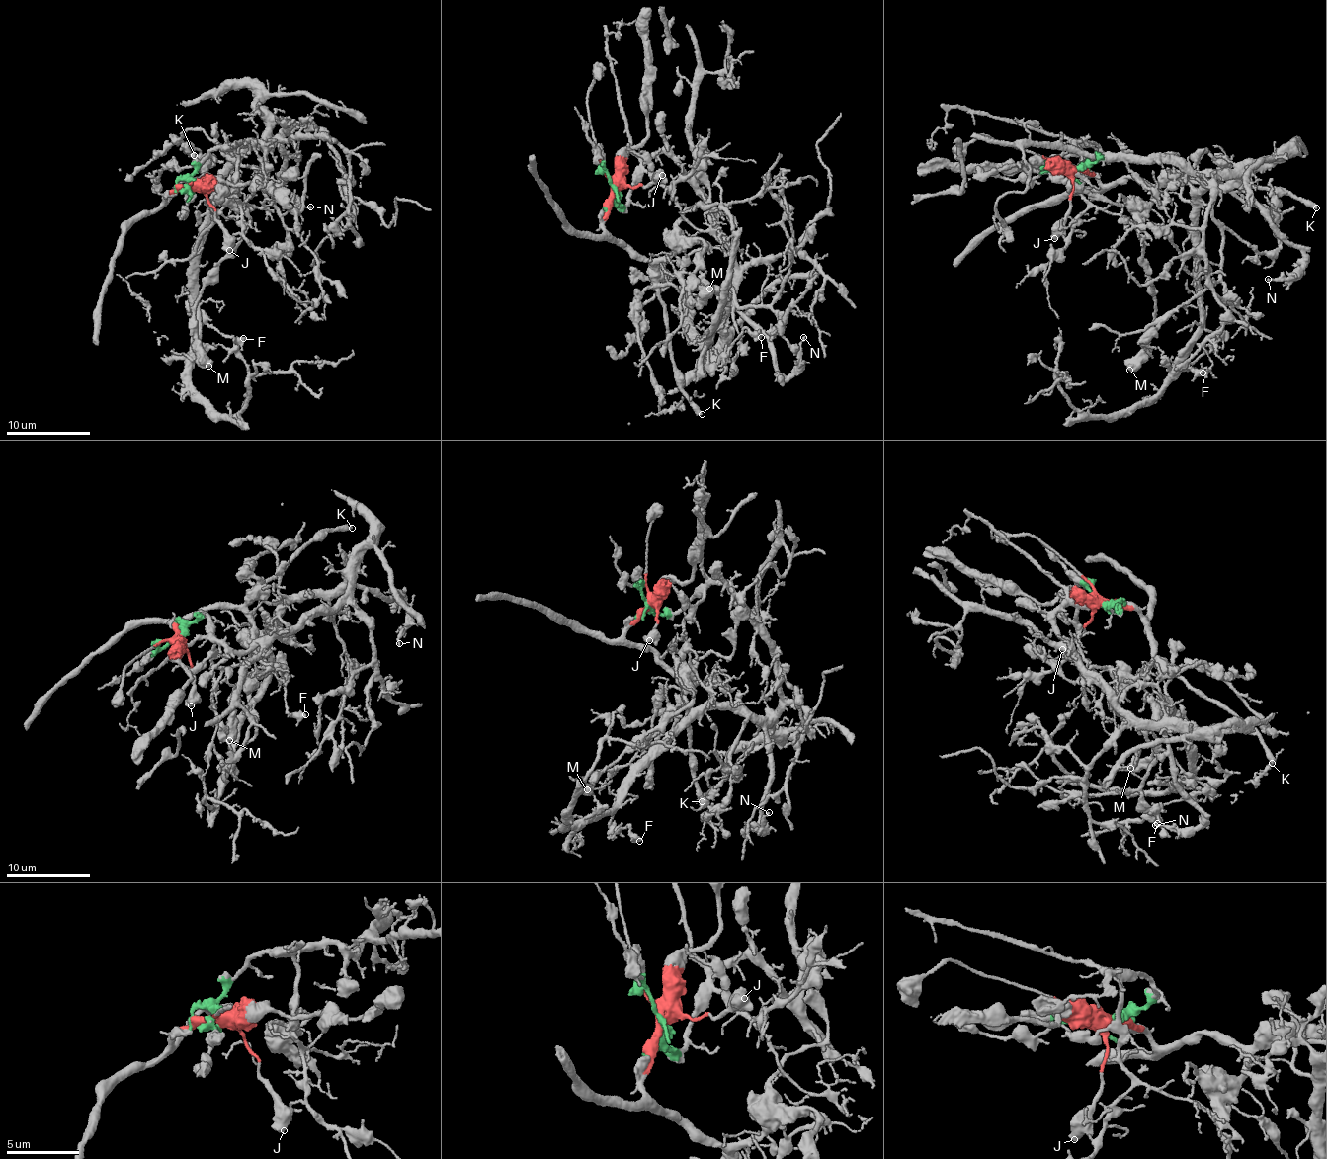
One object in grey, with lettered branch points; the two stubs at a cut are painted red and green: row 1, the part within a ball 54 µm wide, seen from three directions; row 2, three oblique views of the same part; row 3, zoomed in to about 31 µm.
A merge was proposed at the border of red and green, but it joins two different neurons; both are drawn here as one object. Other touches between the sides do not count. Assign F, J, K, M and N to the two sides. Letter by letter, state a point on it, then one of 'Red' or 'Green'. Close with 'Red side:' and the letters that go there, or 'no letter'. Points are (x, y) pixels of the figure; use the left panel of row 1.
F: Place: (243, 338). Green
J: Place: (229, 250). Red
K: Place: (194, 155). Red
M: Place: (208, 366). Red
N: Place: (310, 206). Green
Red side: J, K, M

